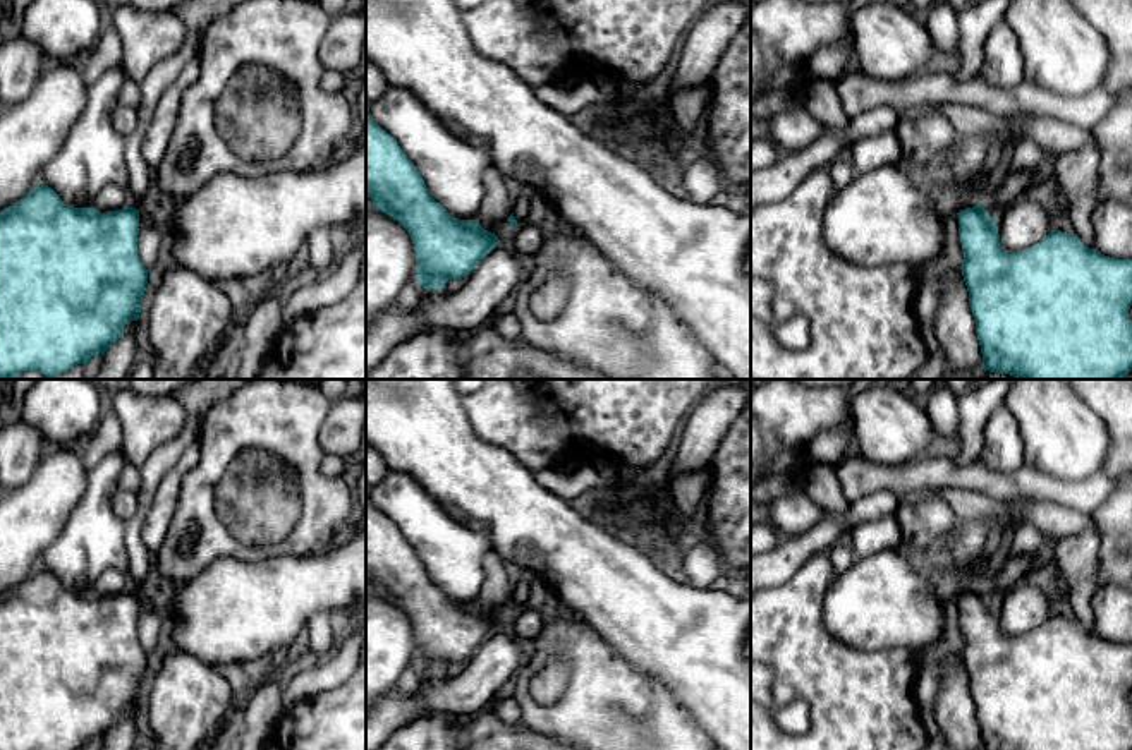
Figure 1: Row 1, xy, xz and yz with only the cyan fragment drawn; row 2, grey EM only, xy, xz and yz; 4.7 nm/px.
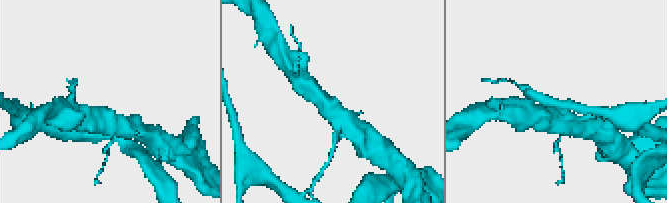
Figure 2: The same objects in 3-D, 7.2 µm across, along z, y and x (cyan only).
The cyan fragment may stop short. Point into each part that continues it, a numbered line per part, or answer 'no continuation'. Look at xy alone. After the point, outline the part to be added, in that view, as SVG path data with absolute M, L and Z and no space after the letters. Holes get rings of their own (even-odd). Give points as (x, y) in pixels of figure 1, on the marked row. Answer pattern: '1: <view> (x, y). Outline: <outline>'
1: xy (196, 14). Outline: M186 0L172 12L186 24L187 36L182 48L160 60L151 67L141 82L141 101L136 108L137 125L127 136L127 172L129 172L129 206L141 209L143 197L146 196L153 180L153 168L146 163L141 144L144 132L155 115L155 108L163 91L177 84L189 64L196 62L199 39L203 31L218 17L230 12L244 0Z

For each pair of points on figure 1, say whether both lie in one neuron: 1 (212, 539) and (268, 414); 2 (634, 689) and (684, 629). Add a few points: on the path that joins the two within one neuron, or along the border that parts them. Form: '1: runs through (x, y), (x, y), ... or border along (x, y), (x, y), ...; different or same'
1: runs through (203, 507), (203, 476), (236, 438); same
2: border along (615, 649), (636, 670), (660, 682), (675, 702); different

